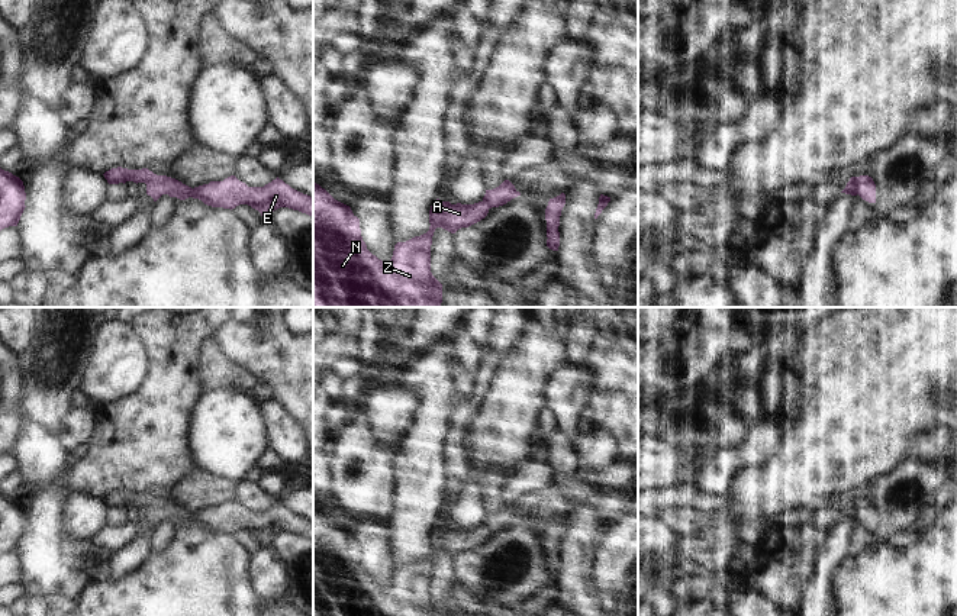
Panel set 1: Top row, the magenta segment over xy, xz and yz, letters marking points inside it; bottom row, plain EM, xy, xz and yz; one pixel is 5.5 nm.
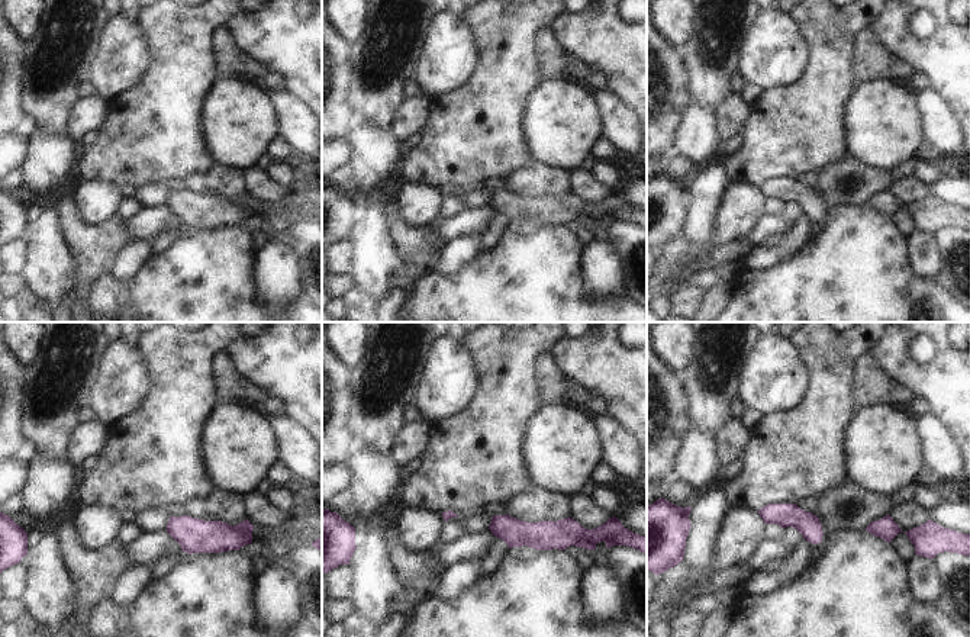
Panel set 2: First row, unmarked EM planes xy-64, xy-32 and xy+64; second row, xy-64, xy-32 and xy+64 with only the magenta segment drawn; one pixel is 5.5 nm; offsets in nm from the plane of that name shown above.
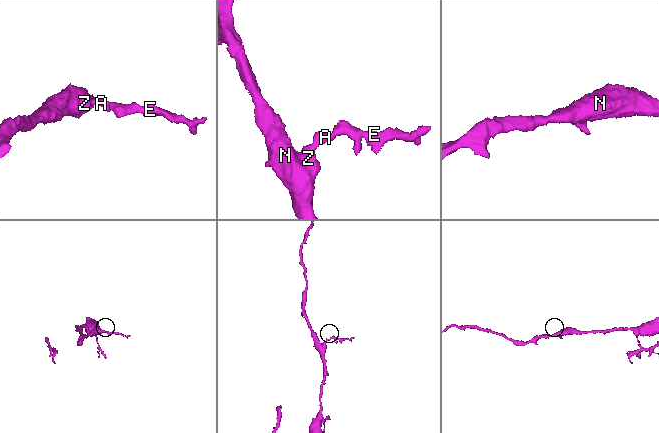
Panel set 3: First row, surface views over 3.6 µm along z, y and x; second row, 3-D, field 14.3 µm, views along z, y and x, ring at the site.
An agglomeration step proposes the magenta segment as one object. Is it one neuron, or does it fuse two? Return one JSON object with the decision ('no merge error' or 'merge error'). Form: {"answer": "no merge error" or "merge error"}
{"answer": "no merge error"}

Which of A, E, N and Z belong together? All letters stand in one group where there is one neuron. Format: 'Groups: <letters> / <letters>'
Groups: A E N Z

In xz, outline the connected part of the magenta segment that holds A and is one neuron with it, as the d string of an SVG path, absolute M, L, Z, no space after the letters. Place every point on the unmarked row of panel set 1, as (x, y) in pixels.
M505 504L499 512L486 515L481 526L451 529L436 523L429 535L429 555L394 570L390 586L373 580L361 561L360 544L351 532L335 525L325 513L313 507L313 616L442 616L442 609L431 597L431 570L436 552L455 558L484 544L492 532L499 532L521 520Z

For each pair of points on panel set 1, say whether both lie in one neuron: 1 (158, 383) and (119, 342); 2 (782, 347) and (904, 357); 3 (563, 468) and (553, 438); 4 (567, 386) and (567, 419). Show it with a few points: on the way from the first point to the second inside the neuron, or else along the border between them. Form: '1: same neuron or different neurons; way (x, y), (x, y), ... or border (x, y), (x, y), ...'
1: different neurons; border (138, 336), (145, 355), (145, 376), (125, 397)
2: different neurons; border (804, 326), (799, 344), (766, 367)
3: same neuron; way (561, 461), (556, 455), (556, 445)
4: same neuron; way (567, 394), (567, 410)

